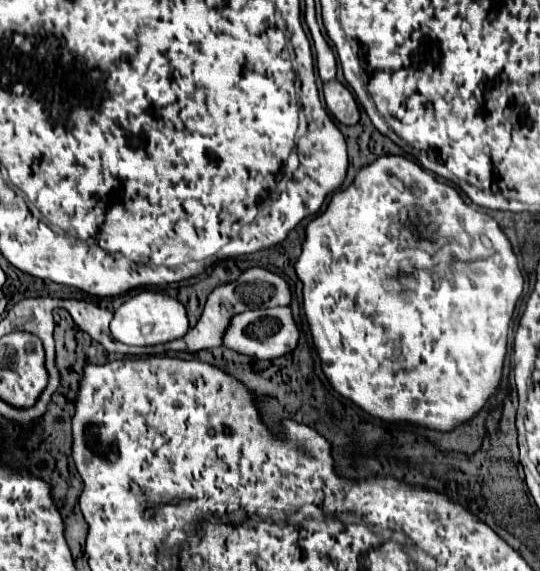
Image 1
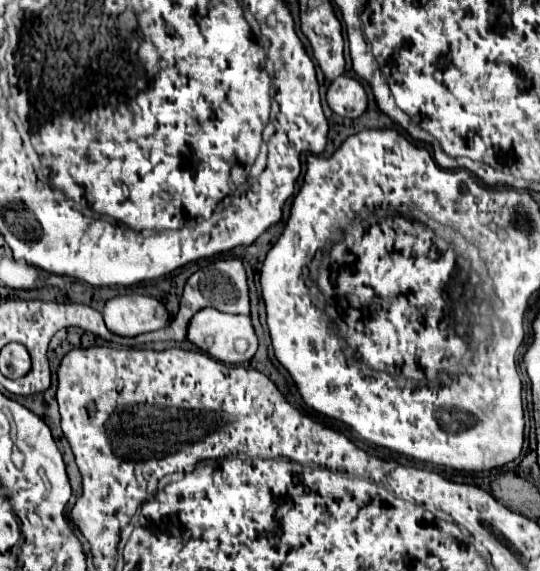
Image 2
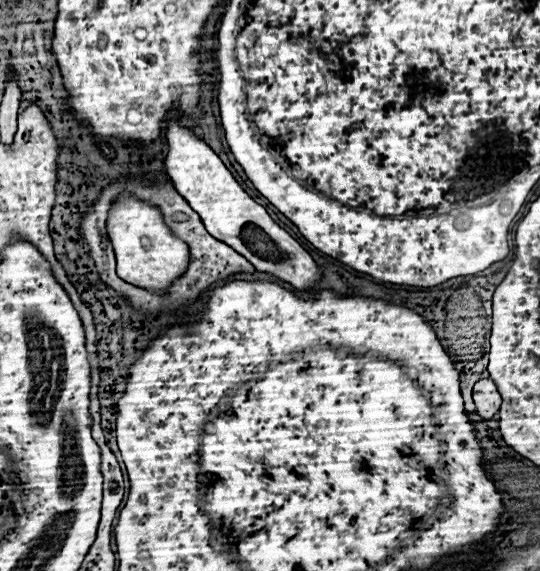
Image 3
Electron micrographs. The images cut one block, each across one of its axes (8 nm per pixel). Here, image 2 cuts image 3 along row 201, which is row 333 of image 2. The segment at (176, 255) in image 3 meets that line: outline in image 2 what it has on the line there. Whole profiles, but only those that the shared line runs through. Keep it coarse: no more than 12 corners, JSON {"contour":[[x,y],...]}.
{"contour":[[142,294],[104,304],[108,330],[138,336],[168,324],[164,304]]}

